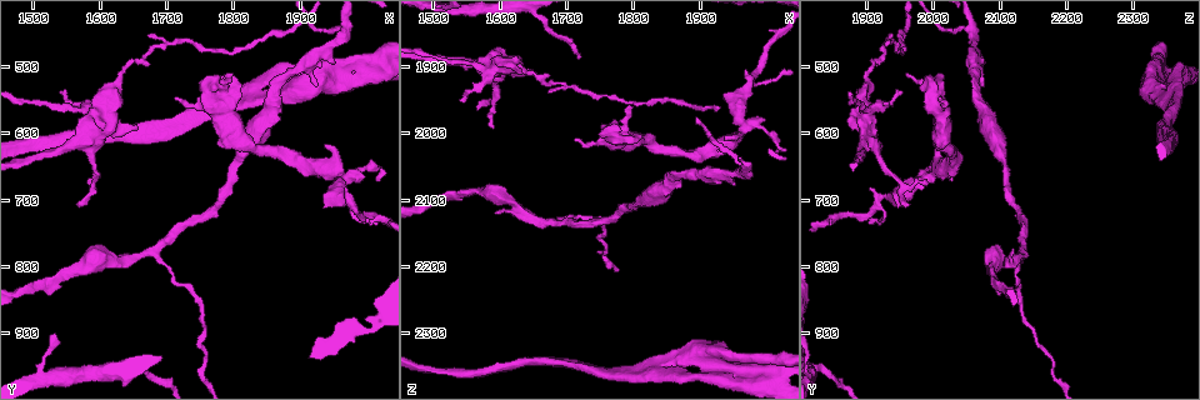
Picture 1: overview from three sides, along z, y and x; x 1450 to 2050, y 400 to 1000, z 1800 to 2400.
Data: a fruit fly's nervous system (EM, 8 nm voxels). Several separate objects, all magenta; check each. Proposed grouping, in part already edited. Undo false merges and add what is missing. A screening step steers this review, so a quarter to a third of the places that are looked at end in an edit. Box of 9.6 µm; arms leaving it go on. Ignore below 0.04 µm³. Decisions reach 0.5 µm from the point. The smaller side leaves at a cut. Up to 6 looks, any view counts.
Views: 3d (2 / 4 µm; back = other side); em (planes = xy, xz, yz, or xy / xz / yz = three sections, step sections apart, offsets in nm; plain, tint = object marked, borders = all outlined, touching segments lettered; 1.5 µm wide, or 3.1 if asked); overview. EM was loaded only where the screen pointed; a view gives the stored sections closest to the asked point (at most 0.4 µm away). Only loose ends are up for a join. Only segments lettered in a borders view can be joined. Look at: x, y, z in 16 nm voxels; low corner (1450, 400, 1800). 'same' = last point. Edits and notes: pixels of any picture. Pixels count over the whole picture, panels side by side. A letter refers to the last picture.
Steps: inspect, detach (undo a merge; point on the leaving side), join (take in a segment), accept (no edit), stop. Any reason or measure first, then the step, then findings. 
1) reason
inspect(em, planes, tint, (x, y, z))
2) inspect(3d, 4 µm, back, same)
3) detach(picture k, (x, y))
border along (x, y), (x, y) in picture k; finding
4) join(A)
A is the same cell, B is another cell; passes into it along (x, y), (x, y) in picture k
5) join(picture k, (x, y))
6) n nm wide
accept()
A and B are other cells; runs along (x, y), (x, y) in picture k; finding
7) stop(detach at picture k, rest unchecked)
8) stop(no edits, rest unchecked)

tapers out
inspect(3d, 2 µm, (1715, 550, 2015))

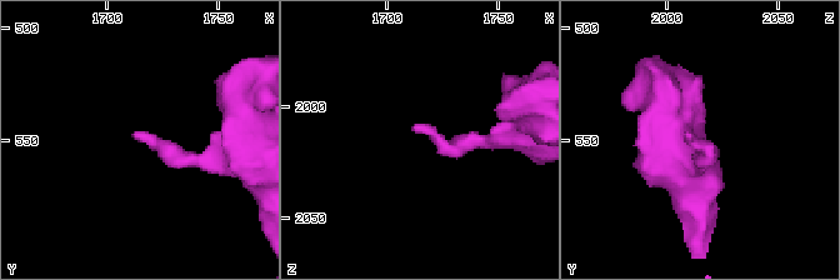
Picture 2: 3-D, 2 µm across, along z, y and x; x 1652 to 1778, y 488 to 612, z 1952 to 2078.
shape alone is not enough
inspect(em, xy, step 4, borders, (1713, 548, 2013))

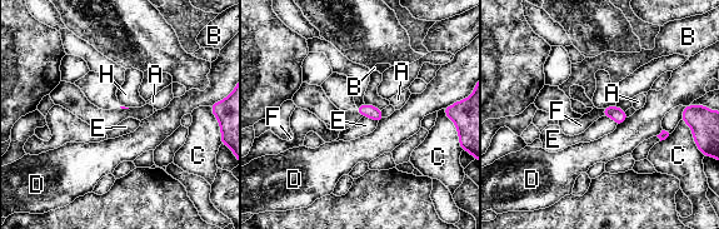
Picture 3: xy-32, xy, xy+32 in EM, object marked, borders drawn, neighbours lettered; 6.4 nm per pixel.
H touches over 120 nm
accept()
A, B, C, D, E, F and H are other cells; border along (602, 109), (605, 115) in picture 3; none of them fits

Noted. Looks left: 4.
an open end
inspect(em, xy, step 8, borders, (1565, 710, 1960))

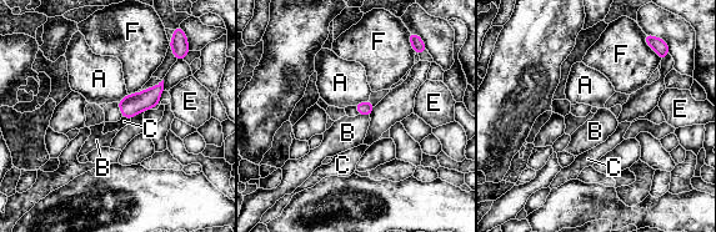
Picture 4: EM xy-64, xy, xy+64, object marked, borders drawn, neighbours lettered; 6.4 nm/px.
A touches over 100 nm
accept()
A, B, C, E and F are other cells; no lettered segment goes on from it

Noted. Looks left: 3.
a narrow waist
inspect(3d, 4 µm, (1875, 525, 2060))

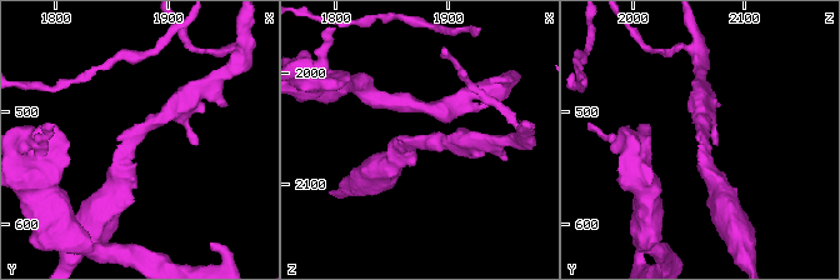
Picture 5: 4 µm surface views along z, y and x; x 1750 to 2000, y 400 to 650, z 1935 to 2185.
arms of 280, 280 nm; shape alone is not enough
inspect(em, planes, borders, (1874, 520, 2062))

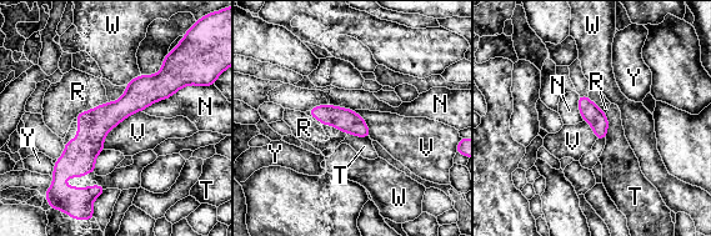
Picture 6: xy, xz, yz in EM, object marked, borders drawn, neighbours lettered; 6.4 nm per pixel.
120 nm wide
accept()
N, R, T, V, W and Y are other cells; runs along (176, 81), (144, 90), (56, 169) in picture 6; continuous, no second neuron

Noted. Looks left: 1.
stop(no edits, rest unchecked)

